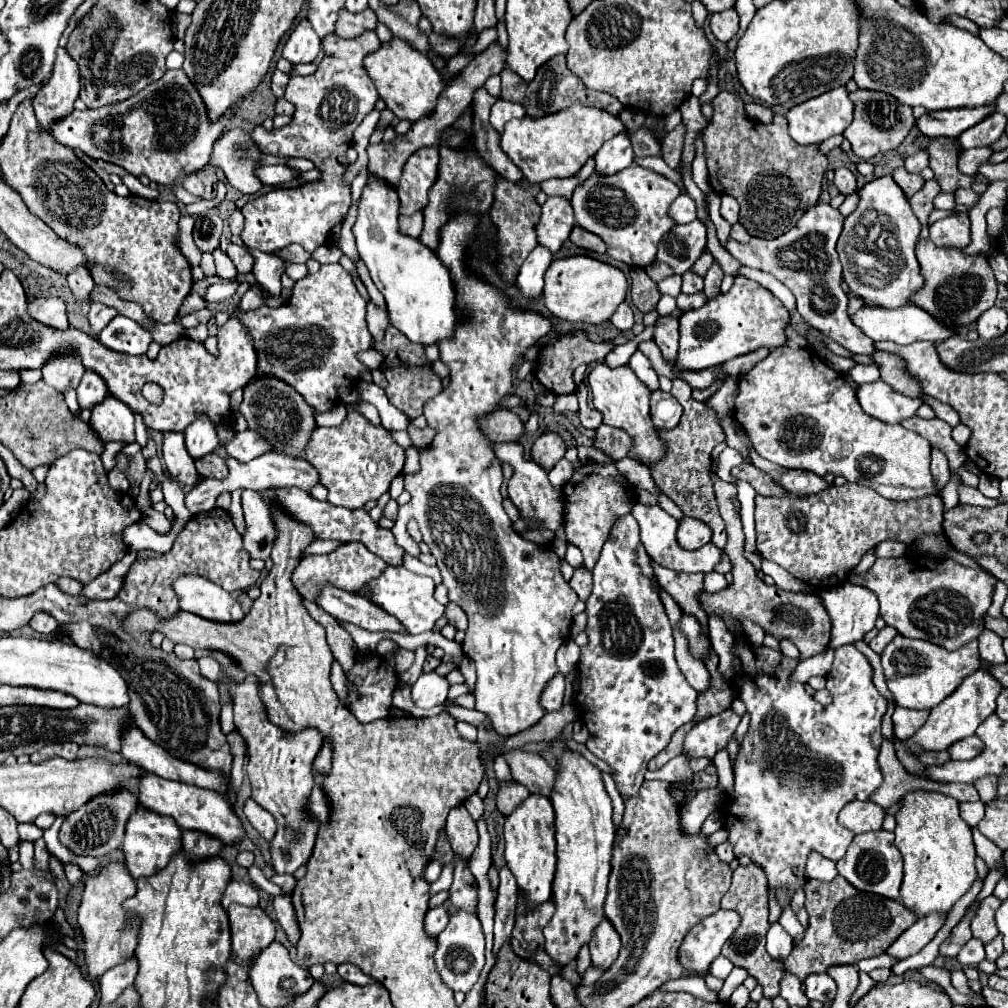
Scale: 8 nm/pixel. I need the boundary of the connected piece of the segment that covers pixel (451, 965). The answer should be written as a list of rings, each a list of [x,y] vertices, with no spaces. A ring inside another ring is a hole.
[[[453,911],[449,917],[449,925],[439,933],[437,937],[437,951],[435,951],[435,963],[437,971],[441,973],[443,981],[453,991],[469,993],[471,987],[477,983],[479,973],[485,965],[485,937],[481,931],[481,923],[471,913],[457,913]]]

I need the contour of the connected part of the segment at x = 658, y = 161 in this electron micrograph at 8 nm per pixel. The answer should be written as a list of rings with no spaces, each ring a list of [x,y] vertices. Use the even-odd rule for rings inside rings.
[[[635,157],[633,159],[639,167],[645,167],[645,169],[651,169],[659,175],[663,175],[669,180],[673,181],[679,188],[684,187],[682,180],[682,175],[680,173],[675,173],[673,169],[665,165],[665,161],[661,157]]]

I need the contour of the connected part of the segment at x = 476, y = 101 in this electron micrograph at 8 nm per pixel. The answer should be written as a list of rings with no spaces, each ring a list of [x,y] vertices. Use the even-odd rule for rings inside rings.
[[[479,87],[473,95],[471,101],[471,115],[473,115],[473,139],[475,139],[475,149],[479,153],[479,157],[495,171],[499,173],[503,179],[507,181],[521,181],[523,175],[521,171],[513,165],[513,161],[501,151],[499,147],[499,133],[493,131],[493,127],[489,125],[489,93],[485,91],[485,87]]]

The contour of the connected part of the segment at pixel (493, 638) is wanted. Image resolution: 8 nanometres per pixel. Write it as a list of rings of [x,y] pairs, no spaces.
[[[459,213],[441,229],[437,257],[457,281],[457,305],[463,307],[463,311],[469,315],[469,321],[459,323],[453,339],[443,341],[439,347],[441,361],[451,369],[451,383],[437,397],[425,403],[423,415],[427,417],[429,427],[437,431],[437,437],[431,443],[433,449],[421,453],[421,471],[415,475],[405,475],[405,491],[411,493],[411,501],[399,507],[393,535],[397,543],[409,551],[411,535],[407,533],[405,525],[409,519],[419,523],[423,541],[435,555],[443,585],[449,589],[449,599],[457,603],[469,617],[467,635],[461,647],[477,665],[477,683],[473,689],[475,709],[491,719],[491,725],[499,735],[511,737],[533,727],[545,715],[541,693],[559,673],[555,665],[555,653],[569,639],[573,621],[571,609],[577,603],[577,593],[563,579],[559,571],[559,557],[551,551],[551,547],[529,543],[511,529],[511,521],[503,511],[503,497],[499,493],[503,483],[501,463],[493,453],[493,441],[489,441],[477,427],[477,417],[493,411],[499,399],[513,389],[513,369],[517,367],[517,361],[521,361],[523,353],[551,331],[549,319],[535,311],[517,311],[495,287],[467,273],[463,265],[465,247],[473,237],[477,221],[479,219],[473,219],[469,213]]]

